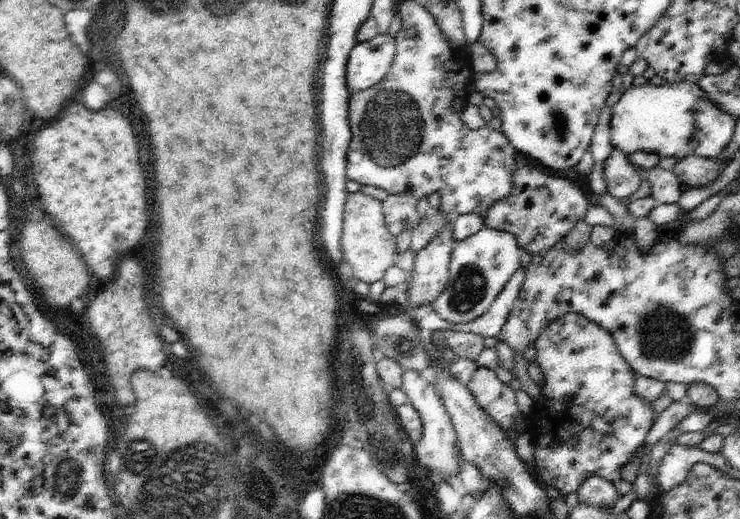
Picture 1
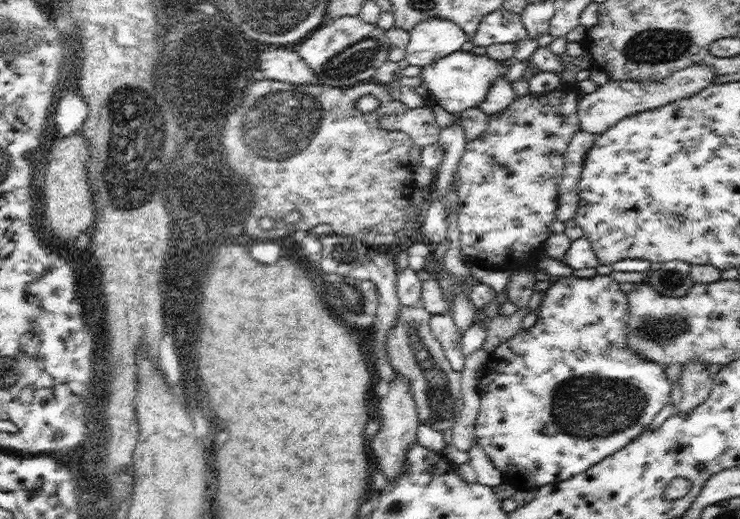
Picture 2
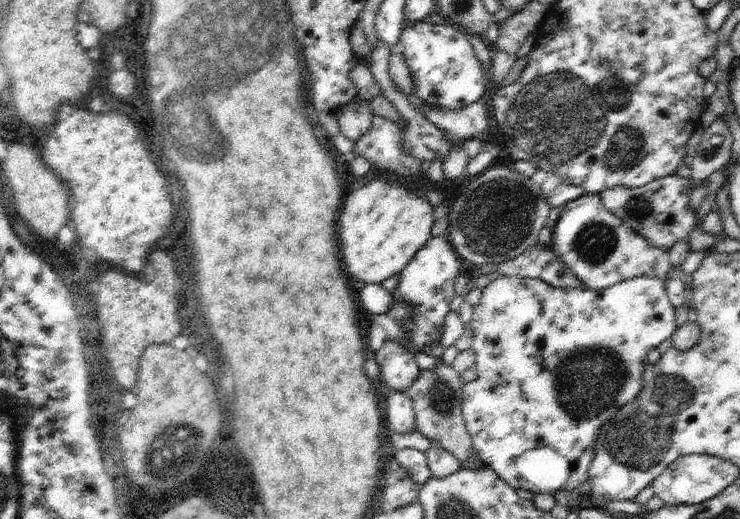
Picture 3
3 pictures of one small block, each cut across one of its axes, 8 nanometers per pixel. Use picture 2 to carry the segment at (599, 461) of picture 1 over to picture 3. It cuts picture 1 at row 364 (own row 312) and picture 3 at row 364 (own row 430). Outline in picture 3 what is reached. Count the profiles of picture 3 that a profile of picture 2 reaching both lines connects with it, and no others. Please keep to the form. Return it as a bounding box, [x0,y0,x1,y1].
[461,276,677,496]

